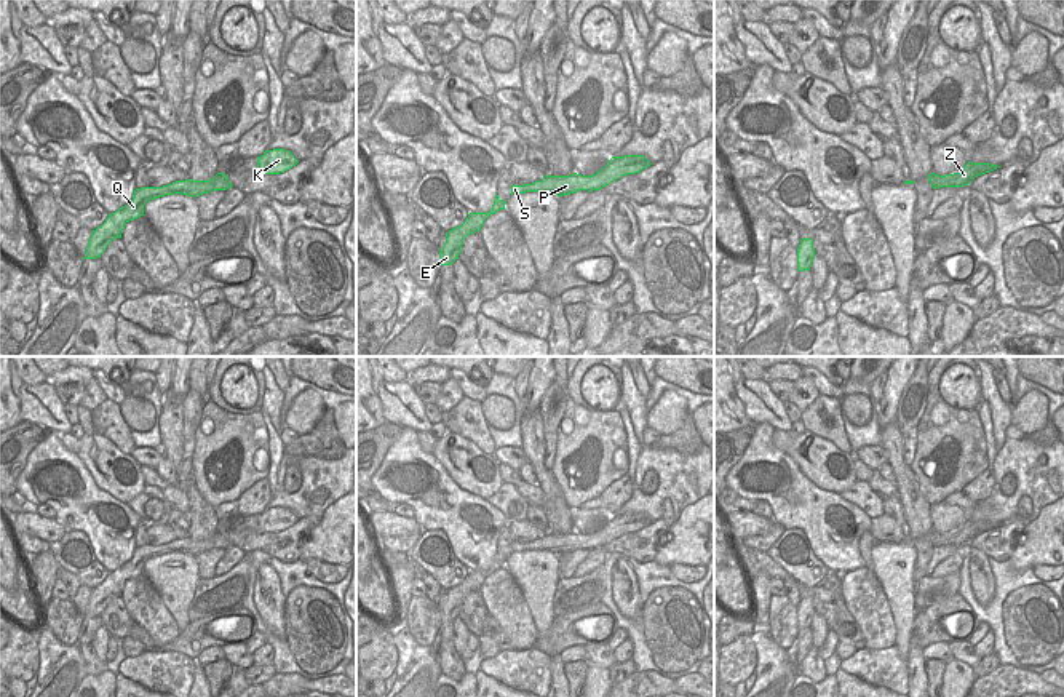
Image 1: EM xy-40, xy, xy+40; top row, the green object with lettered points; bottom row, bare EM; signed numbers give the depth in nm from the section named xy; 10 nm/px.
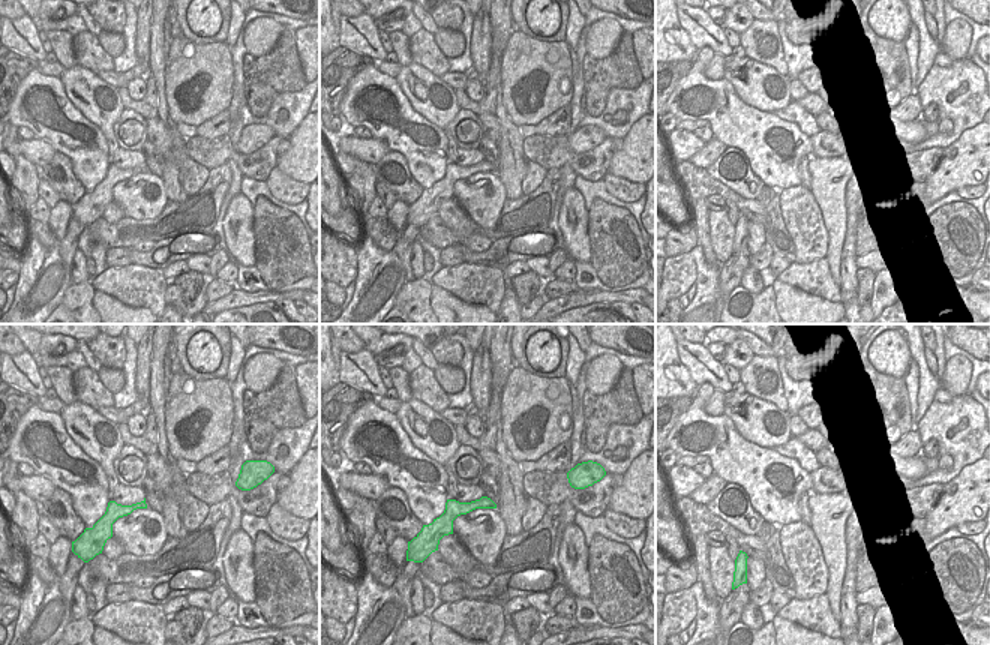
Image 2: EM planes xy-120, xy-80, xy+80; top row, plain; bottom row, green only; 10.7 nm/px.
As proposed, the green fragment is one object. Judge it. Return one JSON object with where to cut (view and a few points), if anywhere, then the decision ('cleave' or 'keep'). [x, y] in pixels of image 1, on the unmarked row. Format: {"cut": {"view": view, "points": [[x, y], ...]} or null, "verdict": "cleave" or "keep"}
{"cut": null, "verdict": "keep"}

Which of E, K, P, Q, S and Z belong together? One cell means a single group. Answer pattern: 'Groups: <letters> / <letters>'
Groups: E K P Q S Z

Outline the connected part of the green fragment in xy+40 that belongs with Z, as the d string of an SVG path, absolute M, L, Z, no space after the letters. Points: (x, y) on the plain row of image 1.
M968 520L959 531L954 532L928 532L928 540L933 547L939 545L963 545L968 544L975 536L991 531L1000 524L991 521L971 521Z

